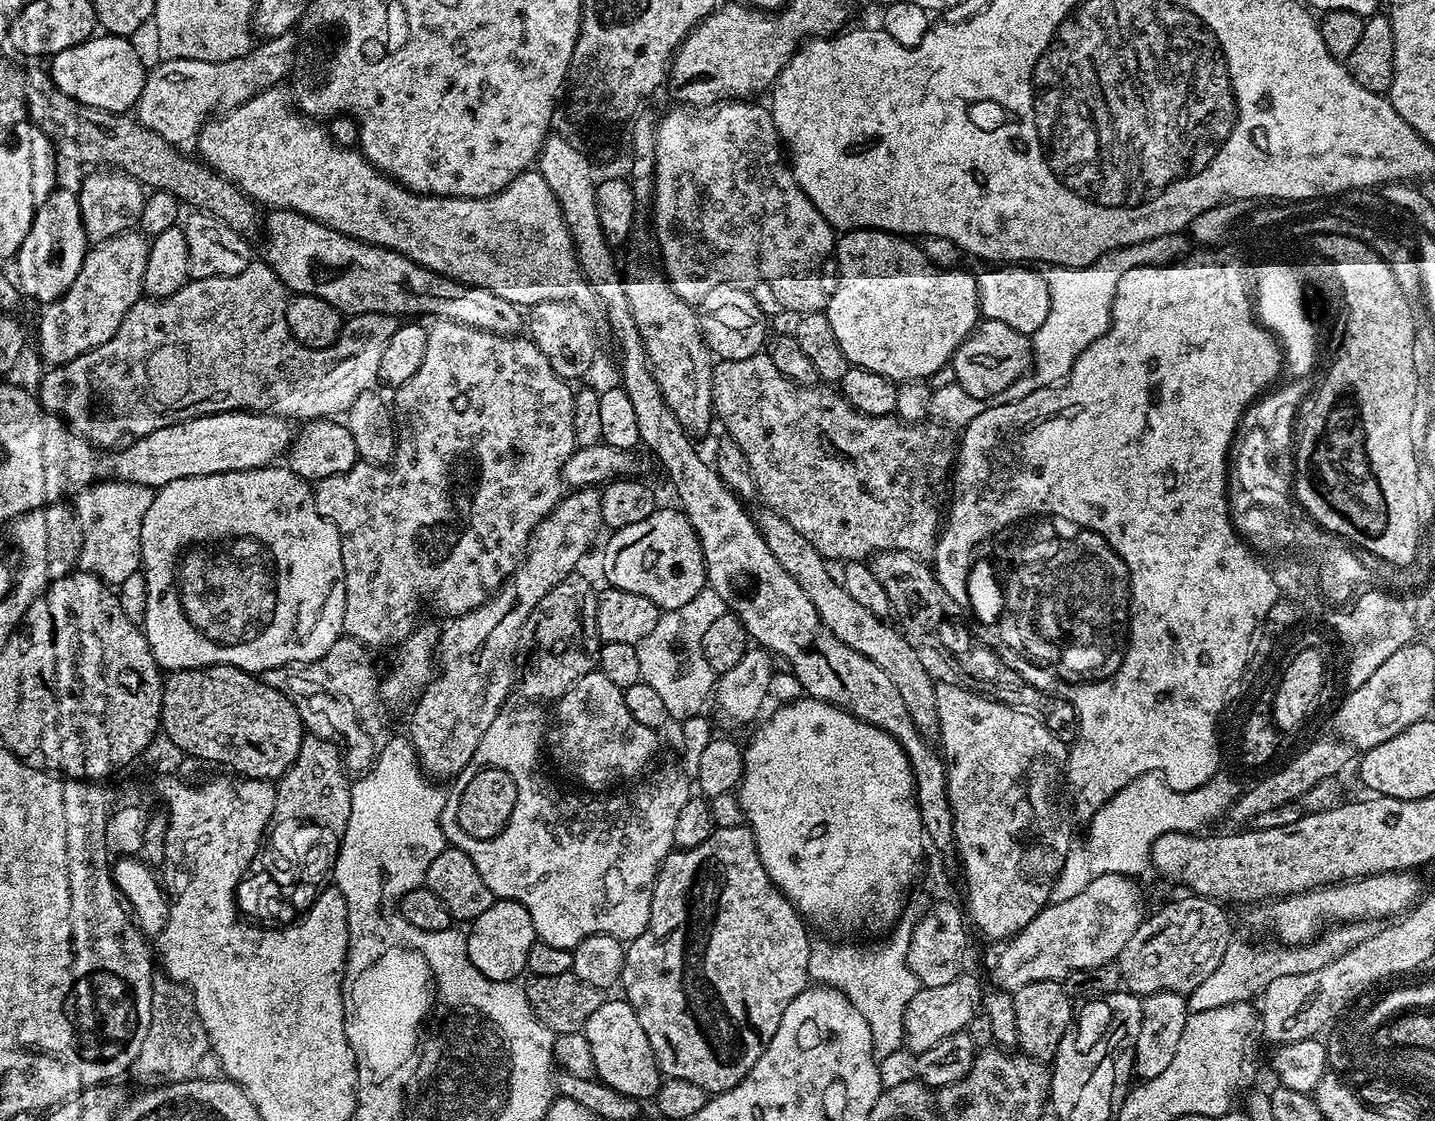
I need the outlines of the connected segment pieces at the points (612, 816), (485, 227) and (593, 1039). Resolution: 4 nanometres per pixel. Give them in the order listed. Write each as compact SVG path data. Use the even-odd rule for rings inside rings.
M512 702L501 708L486 734L482 734L482 742L478 742L478 750L474 750L474 758L470 758L467 770L451 781L440 819L445 841L466 853L474 866L478 866L478 874L482 874L482 882L490 886L493 897L526 906L539 943L573 949L587 936L598 934L617 936L621 942L630 942L635 936L641 936L650 922L652 888L656 885L661 864L673 851L674 825L682 806L686 806L690 798L690 780L674 766L649 771L648 780L641 779L641 784L630 789L625 796L584 801L576 796L563 796L544 773L544 764L540 761L540 751L546 748L546 724L544 728L544 712L540 709L543 707L536 702L519 703ZM480 766L498 766L507 769L512 777L516 776L519 801L506 834L473 842L456 824L456 804L460 787L470 777L468 771Z
M273 86L259 92L242 106L217 115L205 124L198 137L199 159L219 176L237 184L257 205L269 204L267 207L272 210L285 208L355 240L365 240L367 244L400 252L439 276L450 276L474 288L488 288L498 294L498 298L506 298L506 302L517 306L551 300L584 302L584 299L589 299L588 281L580 269L576 247L572 244L558 198L554 198L554 190L546 186L546 178L542 178L540 171L524 172L498 194L477 200L423 196L384 175L364 157L363 152L338 146L327 127L301 114L294 100L282 89Z
M605 999L604 1004L598 1006L594 1014L590 1014L582 1031L586 1042L590 1042L590 1055L594 1058L596 1071L595 1079L641 1102L651 1101L655 1097L660 1089L662 1073L656 1064L654 1050L650 1050L646 1030L642 1030L642 1022L638 1022L638 1014L634 1014L627 1000Z

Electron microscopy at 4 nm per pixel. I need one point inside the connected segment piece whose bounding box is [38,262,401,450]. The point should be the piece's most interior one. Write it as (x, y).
(222, 344)

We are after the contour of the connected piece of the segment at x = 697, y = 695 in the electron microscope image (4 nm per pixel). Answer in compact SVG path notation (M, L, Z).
M704 587L686 606L678 606L661 611L658 626L646 634L636 645L640 679L652 687L662 698L669 717L681 722L705 711L704 703L709 703L717 683L717 673L713 672L706 654L702 654L702 634L726 611L726 605L714 589Z

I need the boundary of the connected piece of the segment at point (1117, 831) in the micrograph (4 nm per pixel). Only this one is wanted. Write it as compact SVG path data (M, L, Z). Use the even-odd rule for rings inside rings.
M1221 770L1202 786L1180 792L1171 788L1164 777L1147 772L1129 782L1118 794L1111 796L1094 813L1088 823L1088 837L1081 848L1073 847L1064 857L1060 877L1052 887L1051 903L1067 902L1074 894L1082 894L1090 882L1106 874L1139 877L1139 872L1149 871L1152 847L1162 834L1187 832L1196 834L1207 820L1216 820L1229 811L1231 804L1240 796L1242 786L1237 780Z

